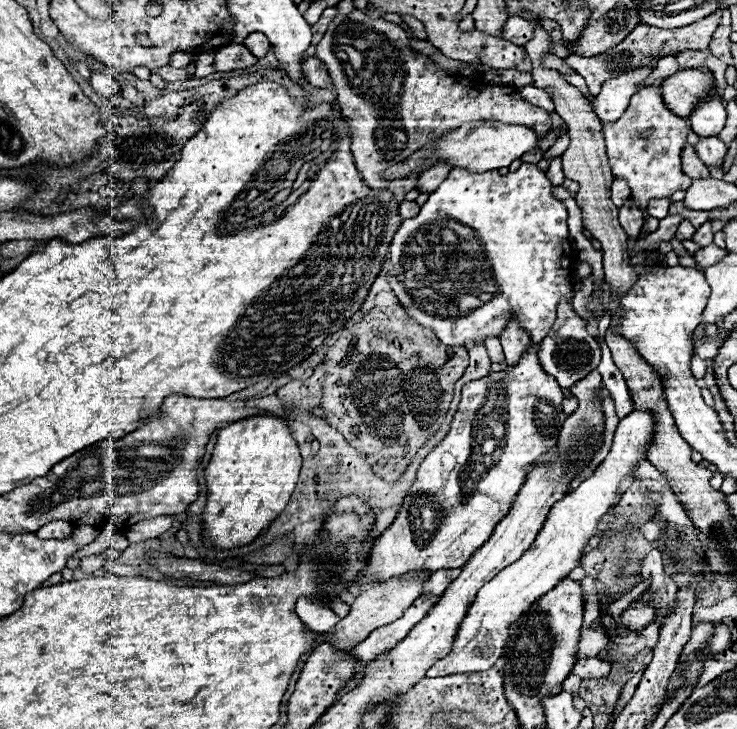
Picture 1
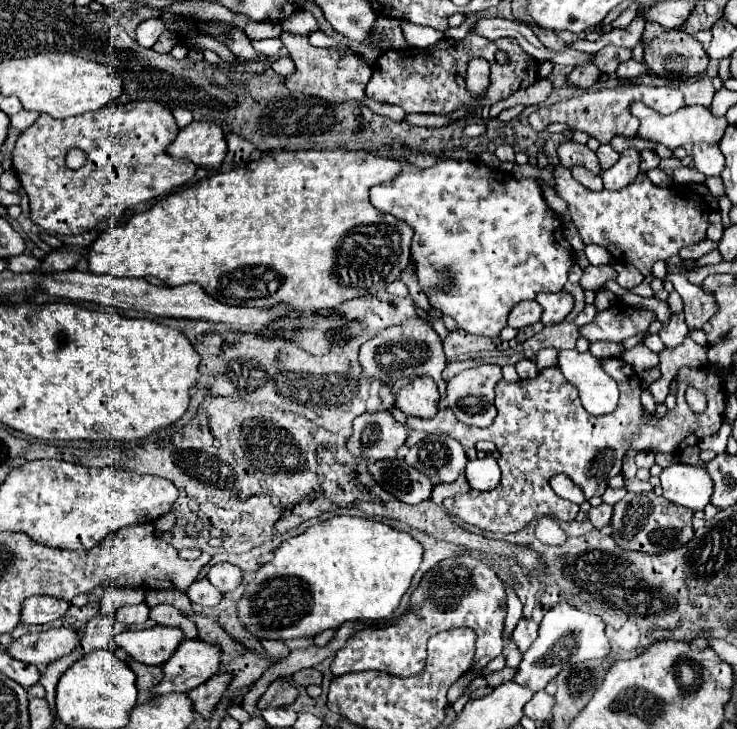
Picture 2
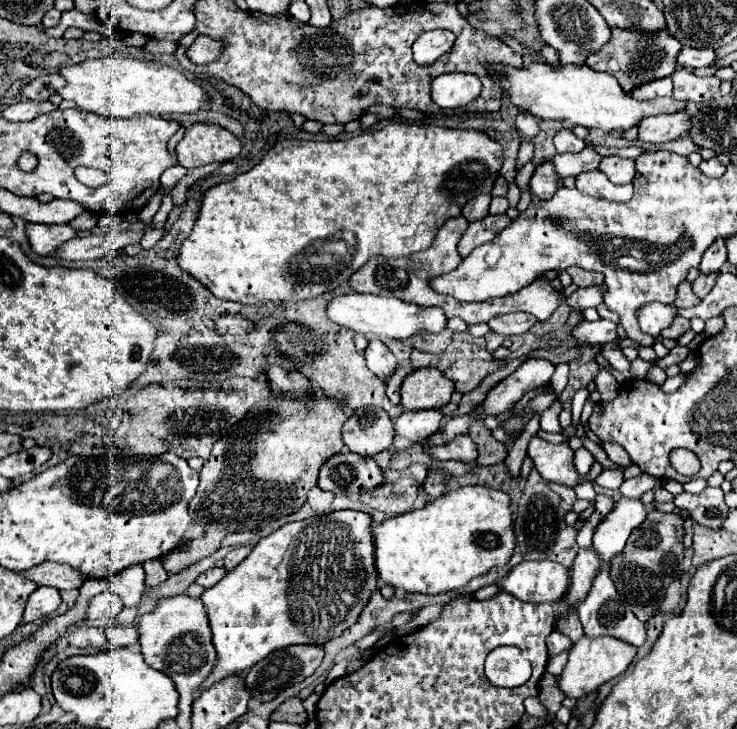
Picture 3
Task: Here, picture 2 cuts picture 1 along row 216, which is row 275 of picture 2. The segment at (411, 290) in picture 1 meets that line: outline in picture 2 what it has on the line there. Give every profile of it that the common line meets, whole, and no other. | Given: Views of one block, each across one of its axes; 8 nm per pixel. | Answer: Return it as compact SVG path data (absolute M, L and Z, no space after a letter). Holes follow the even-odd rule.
M442 158L430 168L416 168L410 162L402 162L396 178L370 188L370 204L414 230L410 262L414 264L422 292L428 296L432 308L452 316L458 328L476 336L498 336L506 326L510 310L520 300L534 300L540 292L560 292L574 264L574 250L564 238L562 222L544 200L540 180L518 180L478 160Z

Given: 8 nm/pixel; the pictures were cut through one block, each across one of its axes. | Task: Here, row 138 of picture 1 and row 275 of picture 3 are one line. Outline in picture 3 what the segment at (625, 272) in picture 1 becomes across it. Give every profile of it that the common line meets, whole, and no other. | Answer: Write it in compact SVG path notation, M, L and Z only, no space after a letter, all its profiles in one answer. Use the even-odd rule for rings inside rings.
M570 266L566 272L572 276L572 282L580 288L596 286L596 284L604 282L604 276L600 272L590 272L590 270L584 270L584 268L578 268L578 266Z

